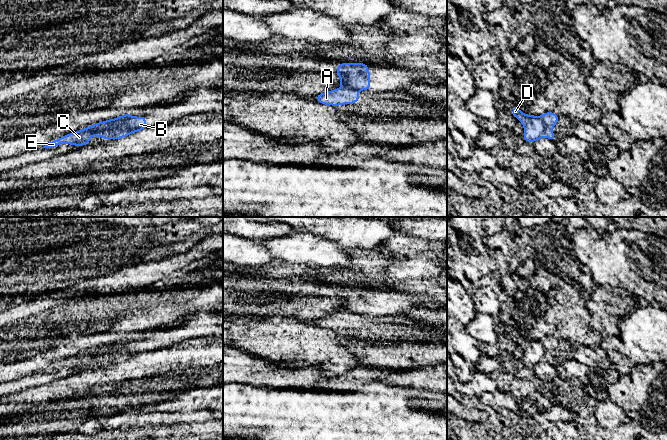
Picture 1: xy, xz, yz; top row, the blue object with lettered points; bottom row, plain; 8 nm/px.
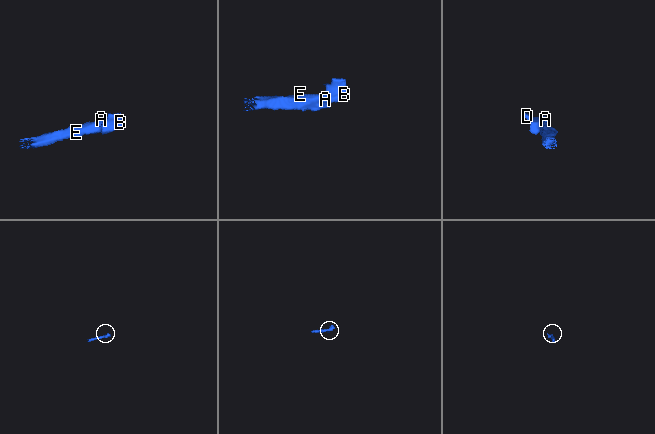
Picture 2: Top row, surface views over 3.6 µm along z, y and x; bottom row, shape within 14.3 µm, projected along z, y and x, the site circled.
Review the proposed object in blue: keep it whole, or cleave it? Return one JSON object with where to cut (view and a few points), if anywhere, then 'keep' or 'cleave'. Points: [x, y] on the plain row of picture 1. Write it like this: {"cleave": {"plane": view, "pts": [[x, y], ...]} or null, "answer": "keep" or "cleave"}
{"cleave": {"plane": "xy", "pts": [[131, 340], [112, 347], [103, 358]]}, "answer": "cleave"}

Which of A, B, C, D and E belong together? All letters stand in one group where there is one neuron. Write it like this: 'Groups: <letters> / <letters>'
Groups: A C E / B D

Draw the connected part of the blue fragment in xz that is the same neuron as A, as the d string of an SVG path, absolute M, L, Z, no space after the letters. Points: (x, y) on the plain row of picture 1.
M342 311L318 318L316 324L324 329L340 330L357 327L360 320L357 314Z

